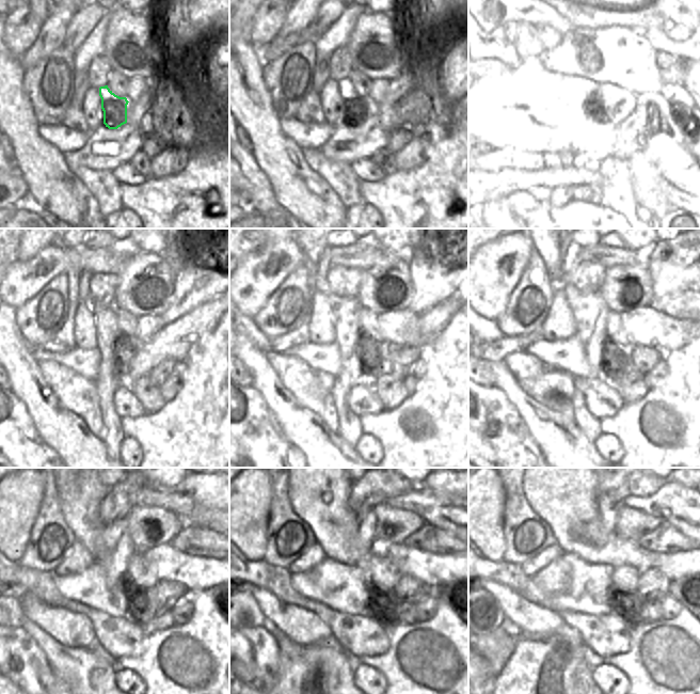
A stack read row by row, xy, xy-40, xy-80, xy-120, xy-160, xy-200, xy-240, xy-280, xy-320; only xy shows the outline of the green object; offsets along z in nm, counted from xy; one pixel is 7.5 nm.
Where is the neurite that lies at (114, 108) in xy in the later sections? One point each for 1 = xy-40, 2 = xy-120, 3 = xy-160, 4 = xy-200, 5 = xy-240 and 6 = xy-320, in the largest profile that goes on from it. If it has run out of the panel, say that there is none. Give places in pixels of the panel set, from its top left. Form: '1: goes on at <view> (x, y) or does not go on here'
1: goes on at xy-40 (356, 109)
2: goes on at xy-120 (126, 347)
3: goes on at xy-160 (370, 352)
4: goes on at xy-200 (616, 363)
5: goes on at xy-240 (141, 605)
6: goes on at xy-320 (627, 605)

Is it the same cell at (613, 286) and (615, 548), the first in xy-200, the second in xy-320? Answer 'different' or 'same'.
different

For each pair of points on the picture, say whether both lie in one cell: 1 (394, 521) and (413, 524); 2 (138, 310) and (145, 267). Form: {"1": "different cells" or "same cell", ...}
{"1": "same cell", "2": "same cell"}

